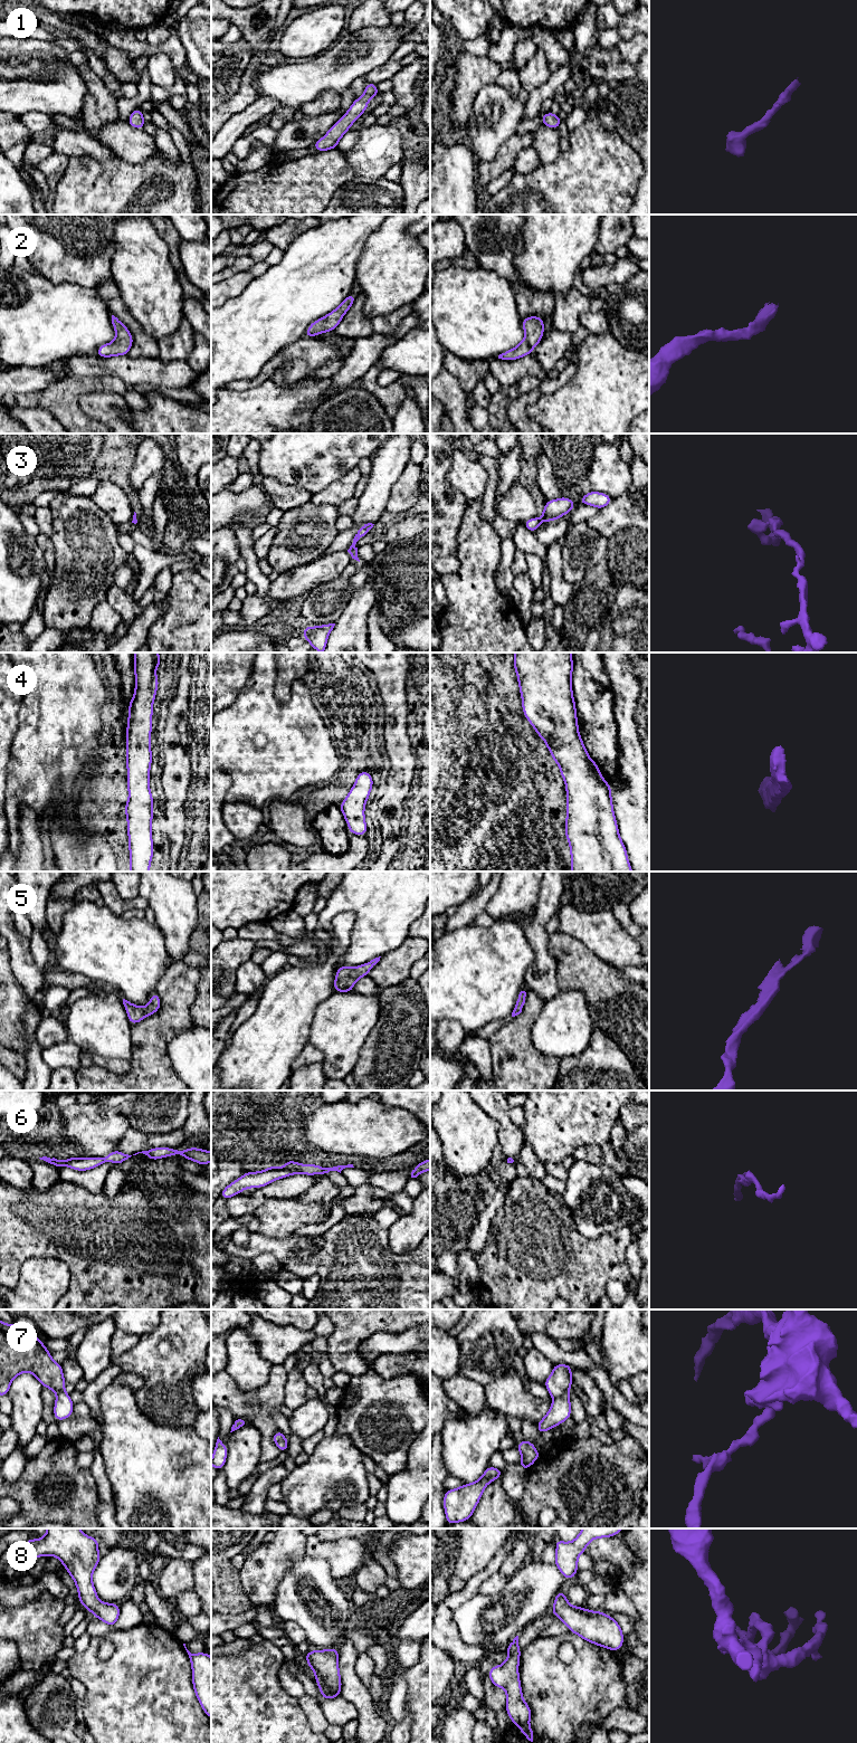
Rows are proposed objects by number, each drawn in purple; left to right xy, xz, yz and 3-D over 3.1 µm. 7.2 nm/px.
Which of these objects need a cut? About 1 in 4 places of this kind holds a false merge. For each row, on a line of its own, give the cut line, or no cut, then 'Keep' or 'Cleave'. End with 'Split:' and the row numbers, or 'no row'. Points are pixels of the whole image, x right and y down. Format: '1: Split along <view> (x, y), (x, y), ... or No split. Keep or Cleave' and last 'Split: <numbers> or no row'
1: No split. Keep
2: No split. Keep
3: No split. Keep
4: No split. Keep
5: No split. Keep
6: No split. Keep
7: Split along yz (568, 1390), (554, 1398). Cleave
8: No split. Keep
Split: 7

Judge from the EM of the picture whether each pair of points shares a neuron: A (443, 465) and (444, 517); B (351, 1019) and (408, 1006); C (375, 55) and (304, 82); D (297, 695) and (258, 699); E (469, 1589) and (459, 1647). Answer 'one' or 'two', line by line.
A: one
B: two
C: one
D: one
E: one

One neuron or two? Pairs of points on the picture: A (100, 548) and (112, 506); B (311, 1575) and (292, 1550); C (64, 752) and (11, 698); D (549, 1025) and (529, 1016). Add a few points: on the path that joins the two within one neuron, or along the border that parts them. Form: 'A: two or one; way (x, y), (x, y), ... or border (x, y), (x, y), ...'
A: two; border (89, 497), (117, 526)
B: two; border (304, 1553), (292, 1564), (282, 1580)
C: two; border (22, 698), (19, 705), (16, 732)
D: two; border (544, 1003), (531, 1029), (532, 1045)

